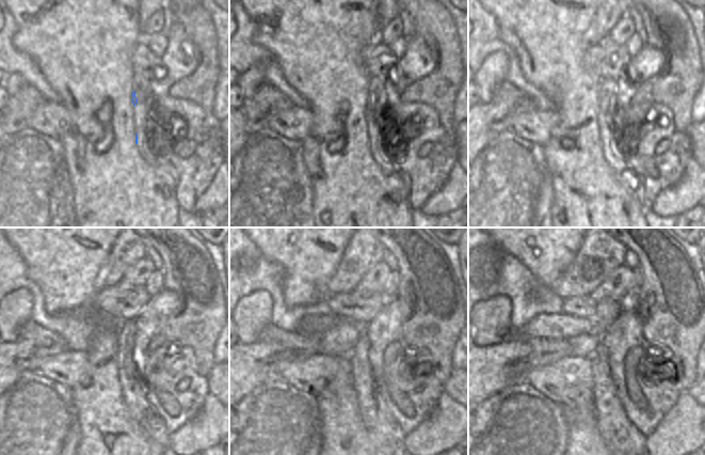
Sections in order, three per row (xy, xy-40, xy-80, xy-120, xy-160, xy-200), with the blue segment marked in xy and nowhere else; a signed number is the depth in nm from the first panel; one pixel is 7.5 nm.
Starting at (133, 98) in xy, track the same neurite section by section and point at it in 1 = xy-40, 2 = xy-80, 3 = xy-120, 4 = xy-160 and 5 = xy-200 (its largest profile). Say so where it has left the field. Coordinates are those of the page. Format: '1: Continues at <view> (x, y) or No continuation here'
1: Continues at xy-40 (371, 102)
2: Continues at xy-80 (611, 153)
3: Continues at xy-120 (141, 411)
4: Continues at xy-160 (375, 416)
5: Continues at xy-200 (627, 444).

